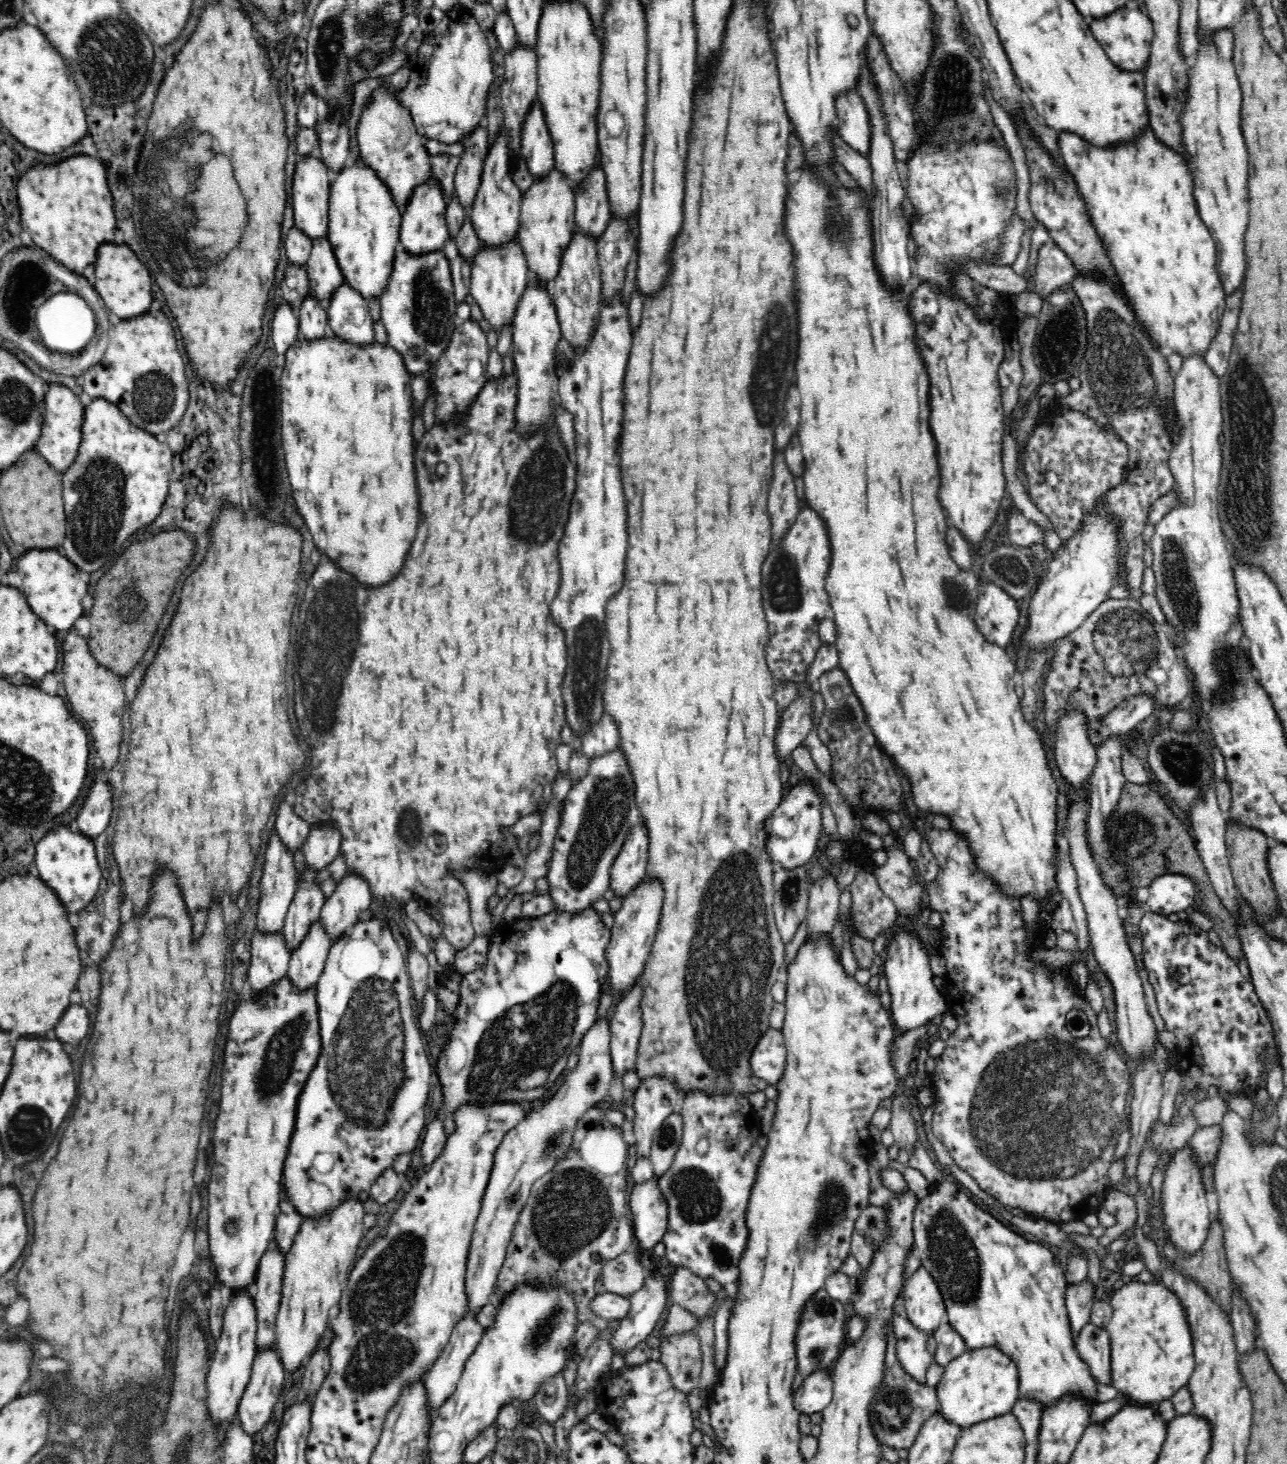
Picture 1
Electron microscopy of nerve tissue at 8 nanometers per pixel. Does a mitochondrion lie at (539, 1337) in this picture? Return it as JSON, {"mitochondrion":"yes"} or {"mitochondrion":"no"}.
{"mitochondrion":"yes"}

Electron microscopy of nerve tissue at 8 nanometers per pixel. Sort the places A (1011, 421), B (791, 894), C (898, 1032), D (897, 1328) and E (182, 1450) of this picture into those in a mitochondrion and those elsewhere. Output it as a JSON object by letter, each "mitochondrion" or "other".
{"A":"other","B":"mitochondrion","C":"other","D":"other","E":"mitochondrion"}

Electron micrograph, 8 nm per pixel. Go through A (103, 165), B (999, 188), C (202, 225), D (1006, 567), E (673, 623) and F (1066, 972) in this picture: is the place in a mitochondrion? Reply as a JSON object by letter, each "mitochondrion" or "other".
{"A":"other","B":"mitochondrion","C":"mitochondrion","D":"mitochondrion","E":"other","F":"other"}

